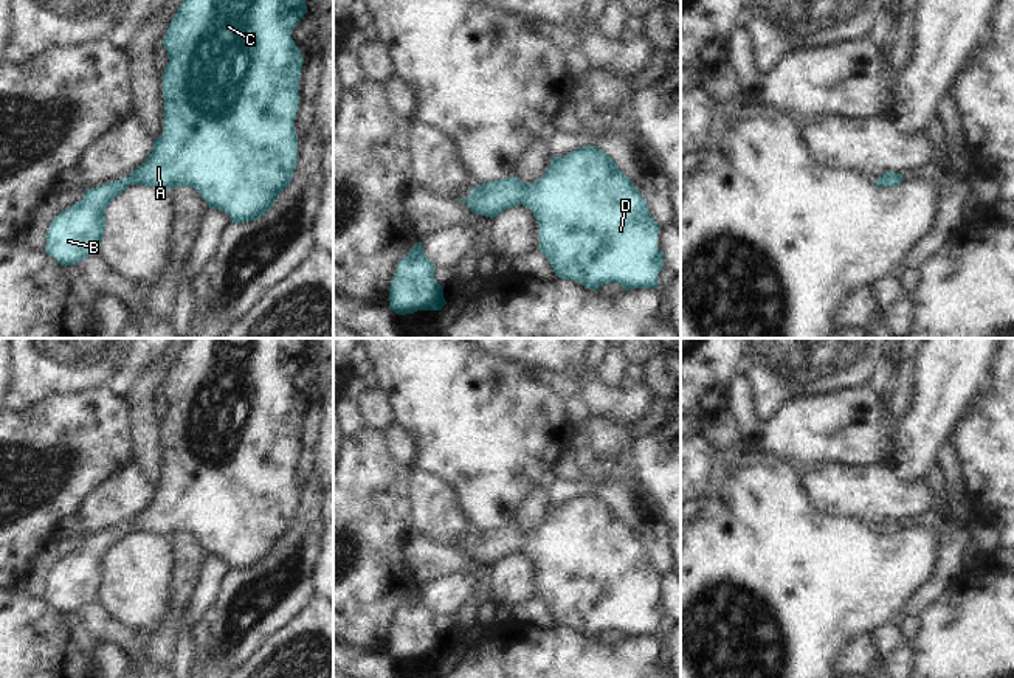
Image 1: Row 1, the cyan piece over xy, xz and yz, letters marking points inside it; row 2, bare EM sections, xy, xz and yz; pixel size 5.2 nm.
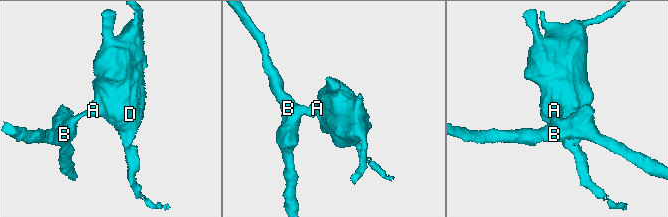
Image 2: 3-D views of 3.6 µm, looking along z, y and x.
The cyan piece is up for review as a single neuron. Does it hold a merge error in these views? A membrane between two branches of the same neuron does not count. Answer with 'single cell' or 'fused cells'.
single cell

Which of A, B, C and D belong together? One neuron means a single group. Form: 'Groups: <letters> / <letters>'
Groups: A B C D.

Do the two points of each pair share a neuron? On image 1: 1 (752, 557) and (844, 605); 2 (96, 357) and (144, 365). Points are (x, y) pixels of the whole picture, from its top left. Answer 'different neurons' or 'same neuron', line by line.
1: same neuron
2: different neurons

